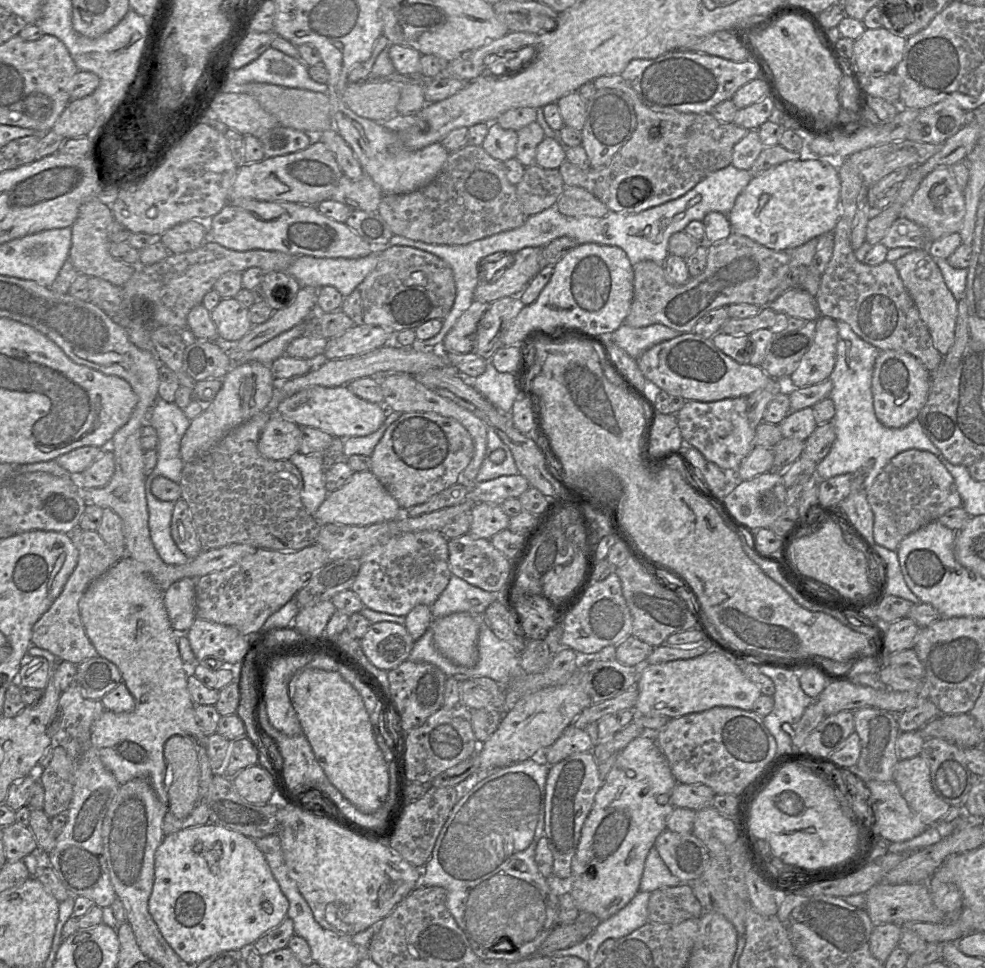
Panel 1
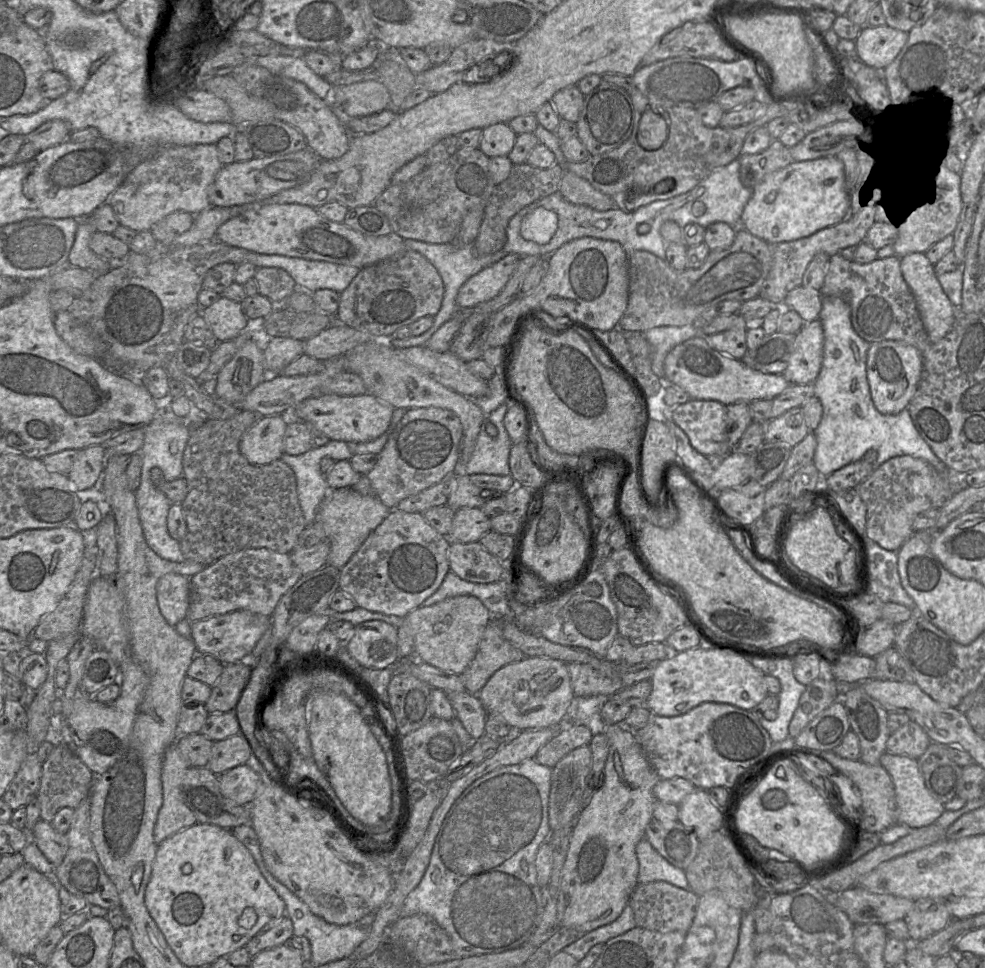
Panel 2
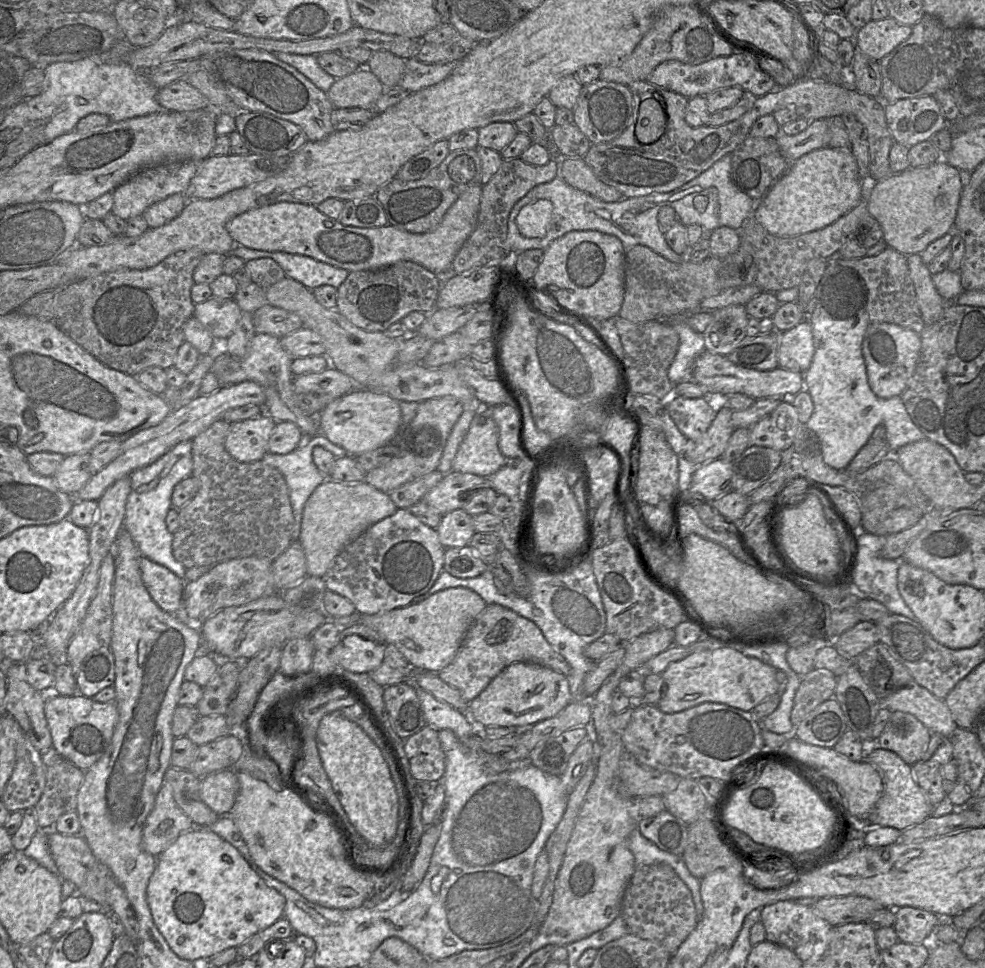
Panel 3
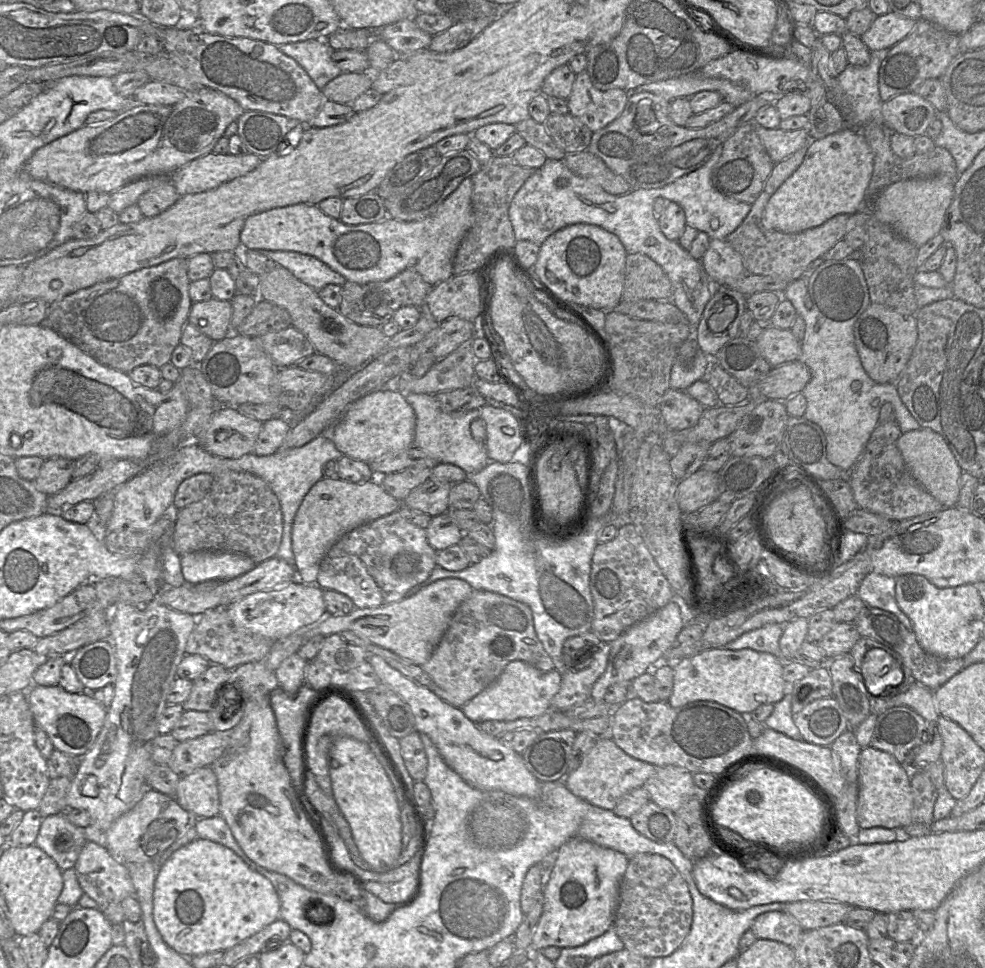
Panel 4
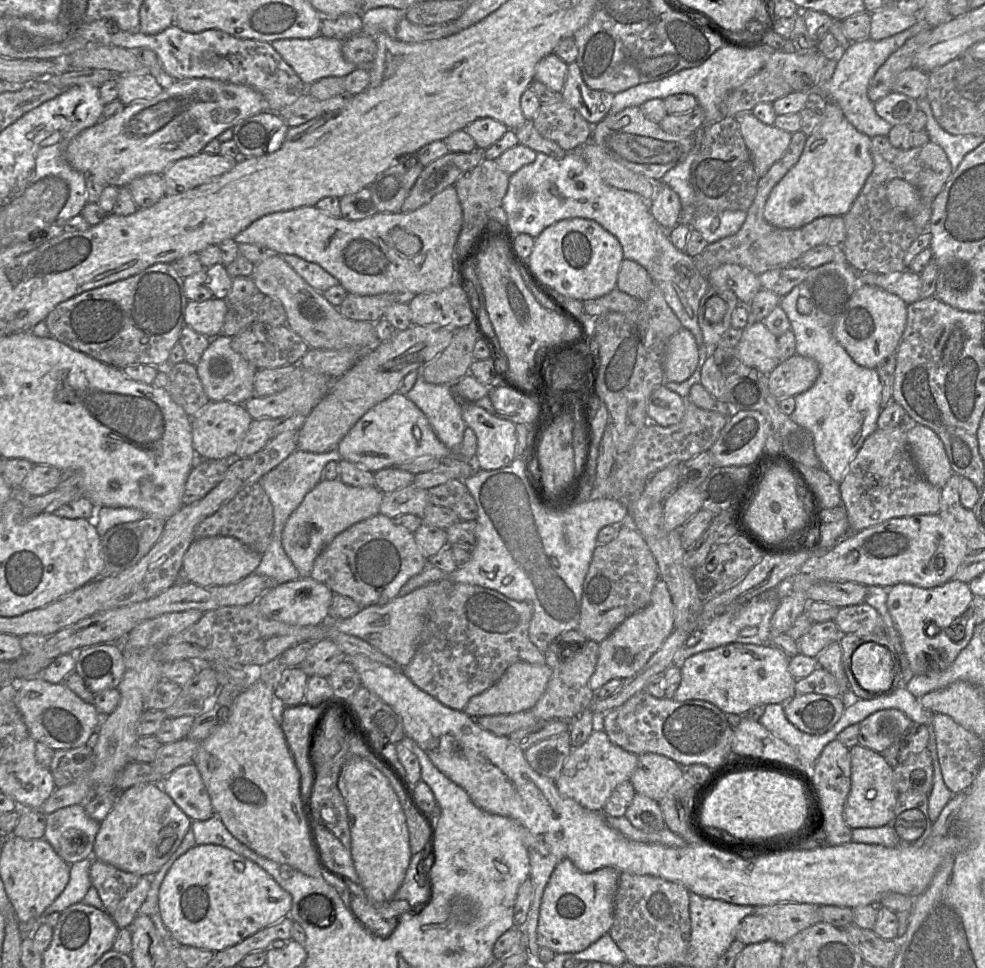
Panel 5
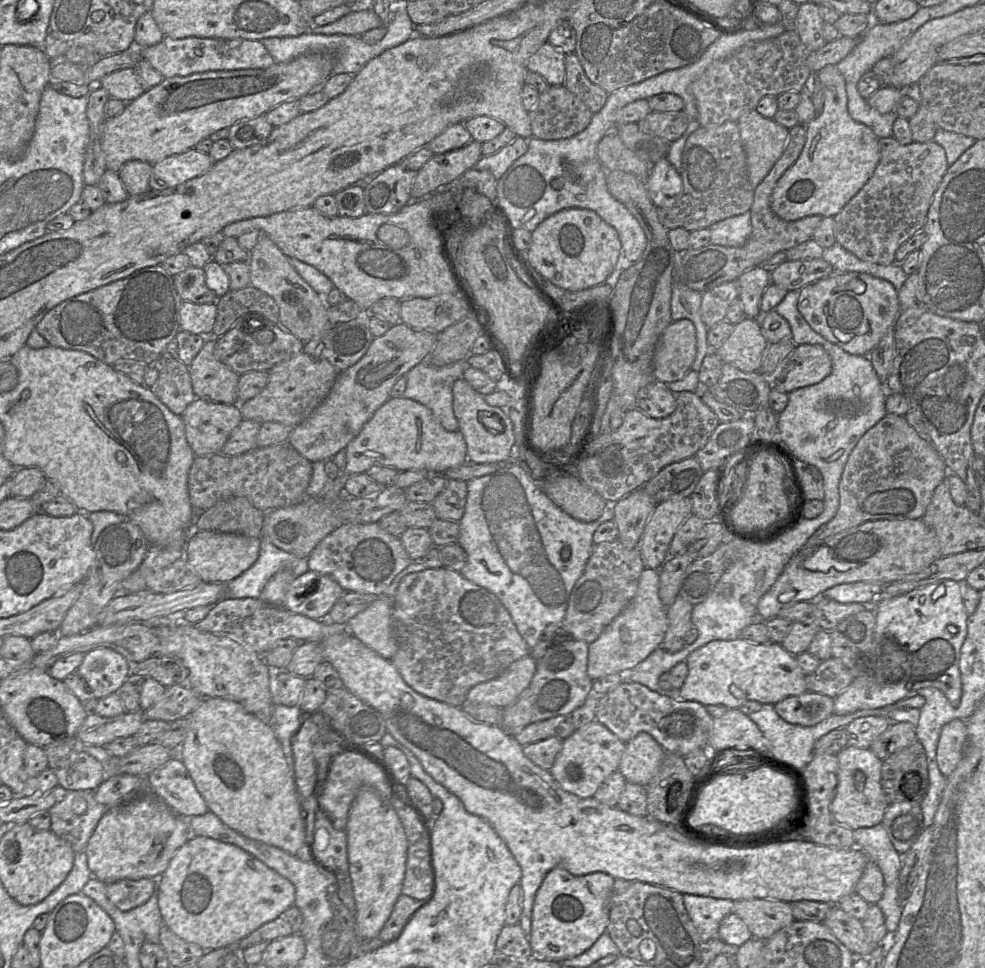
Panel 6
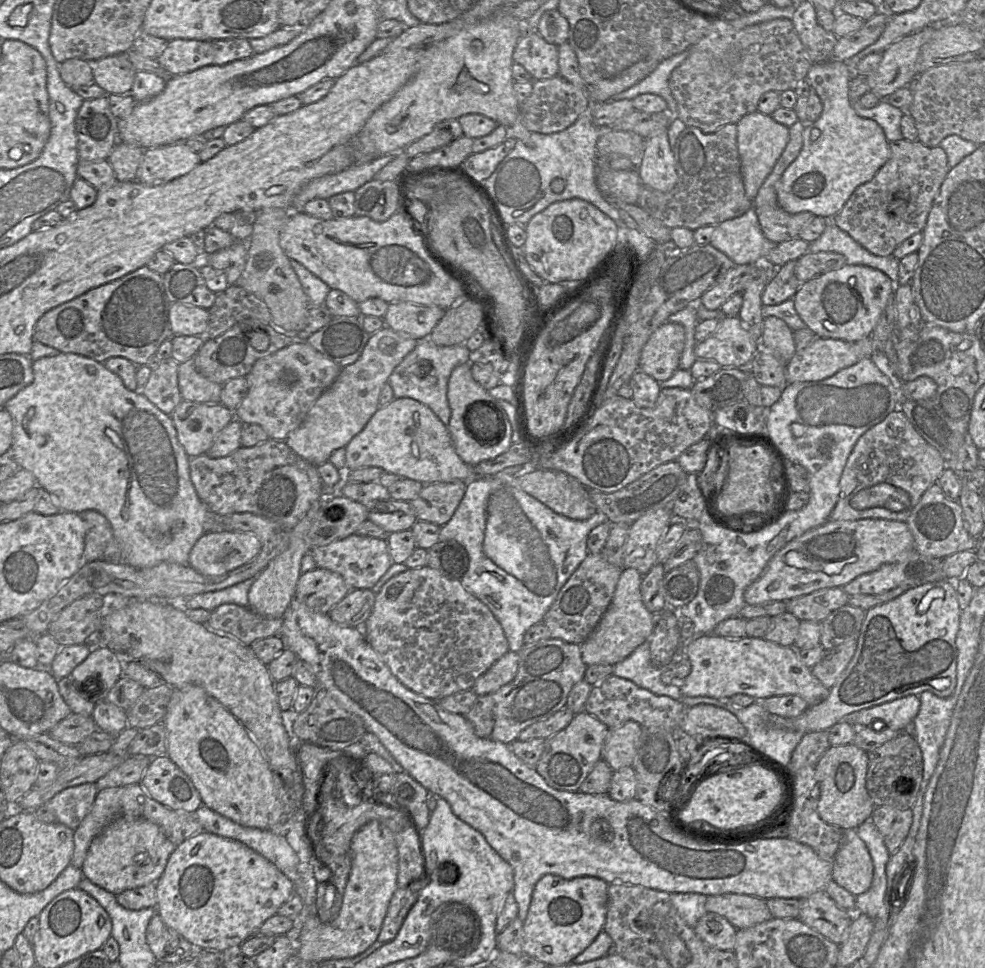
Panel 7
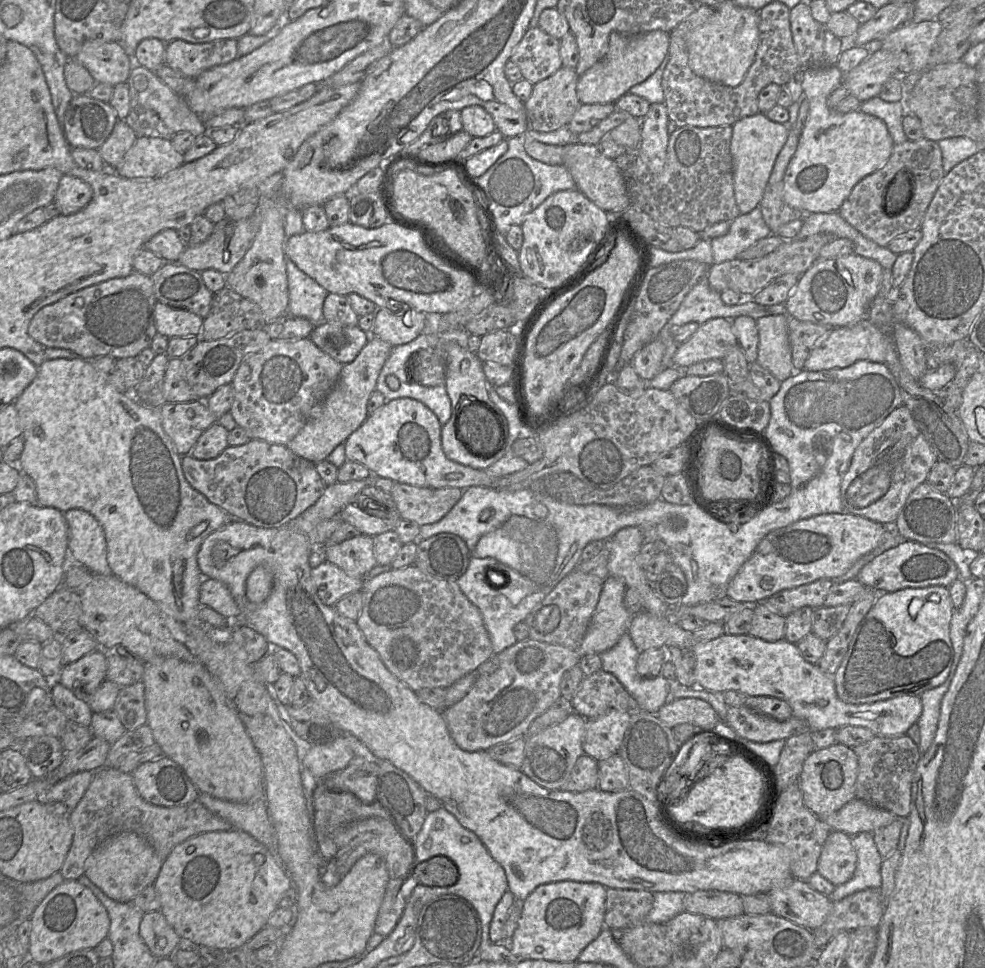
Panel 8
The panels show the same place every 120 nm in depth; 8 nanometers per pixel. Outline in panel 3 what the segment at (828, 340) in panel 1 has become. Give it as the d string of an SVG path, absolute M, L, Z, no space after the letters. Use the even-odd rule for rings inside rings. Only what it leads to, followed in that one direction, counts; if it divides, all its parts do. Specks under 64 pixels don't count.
M803 319L797 326L779 333L778 365L782 368L805 373L814 355L812 326Z

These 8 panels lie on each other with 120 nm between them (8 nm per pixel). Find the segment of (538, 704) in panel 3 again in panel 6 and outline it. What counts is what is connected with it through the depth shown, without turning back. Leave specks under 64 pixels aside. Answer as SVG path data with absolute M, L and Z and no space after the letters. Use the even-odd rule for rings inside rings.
M525 656L507 667L500 675L472 687L466 696L470 703L505 708L513 704L529 686L536 671L536 660Z

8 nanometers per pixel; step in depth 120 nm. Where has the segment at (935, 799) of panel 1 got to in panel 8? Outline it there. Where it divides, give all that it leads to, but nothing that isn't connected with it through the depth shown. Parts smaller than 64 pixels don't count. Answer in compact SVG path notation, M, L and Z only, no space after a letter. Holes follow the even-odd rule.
M836 743L824 749L814 750L805 760L798 784L803 801L819 819L826 819L856 798L858 758L853 748Z

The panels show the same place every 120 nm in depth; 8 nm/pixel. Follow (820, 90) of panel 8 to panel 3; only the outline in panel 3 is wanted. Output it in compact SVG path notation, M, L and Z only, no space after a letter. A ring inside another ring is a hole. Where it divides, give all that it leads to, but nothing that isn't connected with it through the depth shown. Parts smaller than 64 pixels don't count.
M829 146L813 150L794 162L771 186L754 211L755 219L772 235L794 237L822 229L855 208L860 200L862 180L851 148L831 148Z

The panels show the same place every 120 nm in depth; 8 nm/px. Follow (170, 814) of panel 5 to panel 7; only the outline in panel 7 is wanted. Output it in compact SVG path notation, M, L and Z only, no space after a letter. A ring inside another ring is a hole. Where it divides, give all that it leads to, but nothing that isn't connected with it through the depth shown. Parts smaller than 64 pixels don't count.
M118 817L93 839L81 870L92 883L118 895L125 890L155 884L176 847L157 824L144 818Z

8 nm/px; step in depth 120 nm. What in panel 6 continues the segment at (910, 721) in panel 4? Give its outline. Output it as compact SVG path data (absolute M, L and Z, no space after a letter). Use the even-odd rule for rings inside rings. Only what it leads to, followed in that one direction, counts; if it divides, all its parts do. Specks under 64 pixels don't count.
M884 716L857 718L845 727L848 735L848 746L868 749L890 725L891 721Z

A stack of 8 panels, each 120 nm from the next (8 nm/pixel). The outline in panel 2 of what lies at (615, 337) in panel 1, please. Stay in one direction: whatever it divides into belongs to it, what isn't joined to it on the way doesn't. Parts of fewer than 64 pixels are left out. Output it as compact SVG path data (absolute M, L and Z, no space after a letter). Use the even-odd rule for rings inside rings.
M692 324L684 326L658 326L644 332L652 348L652 371L664 380L664 361L667 354L678 344L700 333Z

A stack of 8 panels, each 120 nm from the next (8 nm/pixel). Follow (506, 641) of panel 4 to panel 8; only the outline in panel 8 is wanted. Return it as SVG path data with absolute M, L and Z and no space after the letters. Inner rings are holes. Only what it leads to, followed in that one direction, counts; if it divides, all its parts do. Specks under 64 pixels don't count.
M414 565L400 569L391 569L381 573L364 583L362 588L363 608L356 621L367 643L379 654L386 668L401 682L411 690L417 692L423 688L443 688L446 689L465 675L476 671L484 662L493 655L493 646L489 633L485 627L483 617L479 609L465 596L456 581L447 581L435 578L424 573Z

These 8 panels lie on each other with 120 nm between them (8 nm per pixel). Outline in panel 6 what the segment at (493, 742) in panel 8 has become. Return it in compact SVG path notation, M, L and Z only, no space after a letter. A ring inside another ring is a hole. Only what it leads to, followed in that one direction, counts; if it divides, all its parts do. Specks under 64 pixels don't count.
M568 640L550 647L536 660L536 671L529 686L518 699L505 707L501 728L513 735L527 725L563 714L571 714L592 692L592 680L587 674L588 643Z

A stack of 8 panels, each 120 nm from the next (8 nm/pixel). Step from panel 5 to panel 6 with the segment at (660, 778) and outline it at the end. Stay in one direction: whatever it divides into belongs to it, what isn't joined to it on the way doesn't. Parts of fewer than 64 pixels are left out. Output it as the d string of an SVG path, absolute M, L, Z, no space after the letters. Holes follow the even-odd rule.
M640 732L625 743L618 770L627 782L646 786L657 773L664 755L665 750L651 735Z

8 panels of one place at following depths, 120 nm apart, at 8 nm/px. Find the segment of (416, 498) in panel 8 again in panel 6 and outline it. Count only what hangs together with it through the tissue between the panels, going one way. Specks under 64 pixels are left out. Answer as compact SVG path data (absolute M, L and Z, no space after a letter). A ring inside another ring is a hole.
M447 479L443 490L430 503L435 510L436 518L459 522L464 514L467 494L467 482Z

